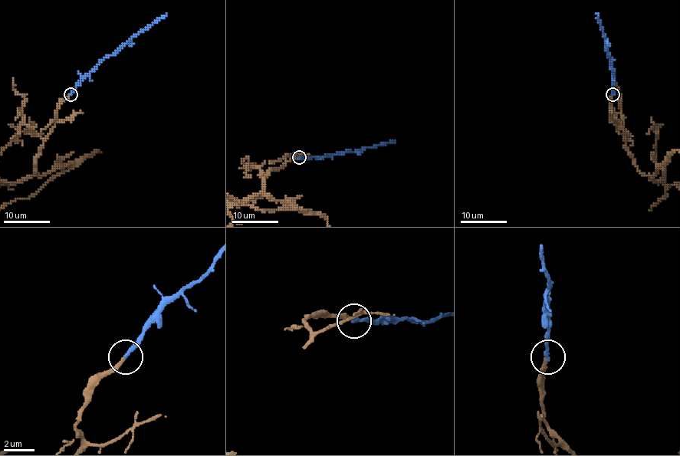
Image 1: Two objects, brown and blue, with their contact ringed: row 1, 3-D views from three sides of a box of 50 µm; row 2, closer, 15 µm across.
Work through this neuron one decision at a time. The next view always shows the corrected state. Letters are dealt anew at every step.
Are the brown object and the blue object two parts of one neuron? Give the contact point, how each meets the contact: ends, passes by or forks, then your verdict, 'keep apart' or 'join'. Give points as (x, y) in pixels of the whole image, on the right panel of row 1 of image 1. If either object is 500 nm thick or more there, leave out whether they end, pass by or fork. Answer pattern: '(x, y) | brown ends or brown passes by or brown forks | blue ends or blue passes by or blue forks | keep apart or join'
(612, 94) | brown ends | blue ends | join

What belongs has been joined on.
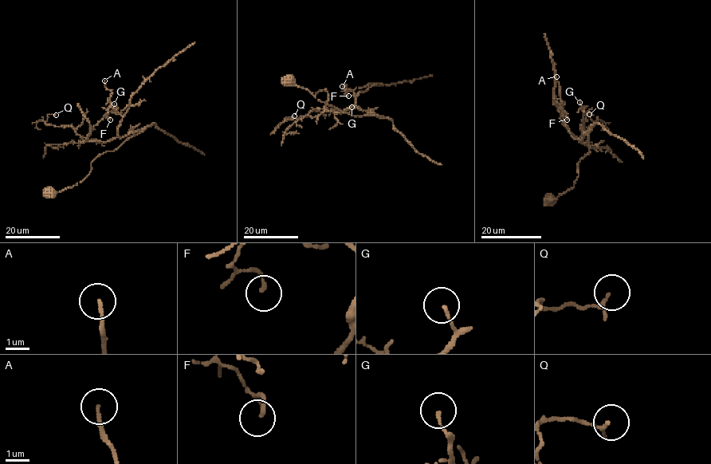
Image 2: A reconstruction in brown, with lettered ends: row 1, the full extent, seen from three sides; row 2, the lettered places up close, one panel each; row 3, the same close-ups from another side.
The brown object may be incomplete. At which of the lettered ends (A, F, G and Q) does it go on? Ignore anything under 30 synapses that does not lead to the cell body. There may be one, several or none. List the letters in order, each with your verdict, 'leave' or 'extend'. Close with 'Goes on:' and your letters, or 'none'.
A: leave
F: leave
G: leave
Q: leave
Goes on: none

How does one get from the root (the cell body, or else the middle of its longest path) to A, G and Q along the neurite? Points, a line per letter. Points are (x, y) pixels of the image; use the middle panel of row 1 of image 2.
A: (289, 79), (344, 112), (379, 116), (360, 109), (355, 104), (359, 92), (342, 86)
G: (289, 79), (344, 112), (379, 116), (355, 106), (339, 112), (325, 110), (351, 107)
Q: (289, 79), (344, 112), (379, 116), (350, 106), (339, 112), (314, 108), (305, 116), (284, 120), (294, 116)

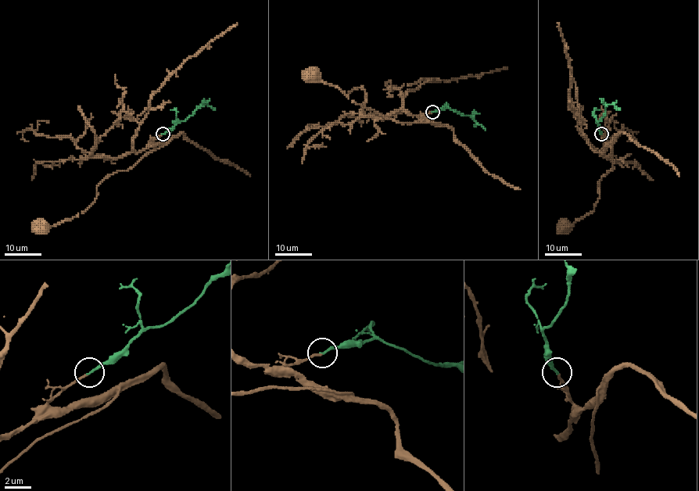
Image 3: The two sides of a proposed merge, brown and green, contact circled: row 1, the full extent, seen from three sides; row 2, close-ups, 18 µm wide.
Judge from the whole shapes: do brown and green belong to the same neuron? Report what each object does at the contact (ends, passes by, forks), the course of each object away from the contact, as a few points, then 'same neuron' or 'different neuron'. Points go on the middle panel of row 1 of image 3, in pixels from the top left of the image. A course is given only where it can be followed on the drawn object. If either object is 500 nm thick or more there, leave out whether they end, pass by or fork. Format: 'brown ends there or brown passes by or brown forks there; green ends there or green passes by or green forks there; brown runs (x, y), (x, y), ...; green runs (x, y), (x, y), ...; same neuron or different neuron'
brown ends there; green ends there; brown runs (433, 112), (421, 116), (435, 122), (388, 120), (338, 88), (315, 80), (313, 73); green runs (433, 112), (449, 109), (462, 115), (469, 115), (485, 130); same neuron

